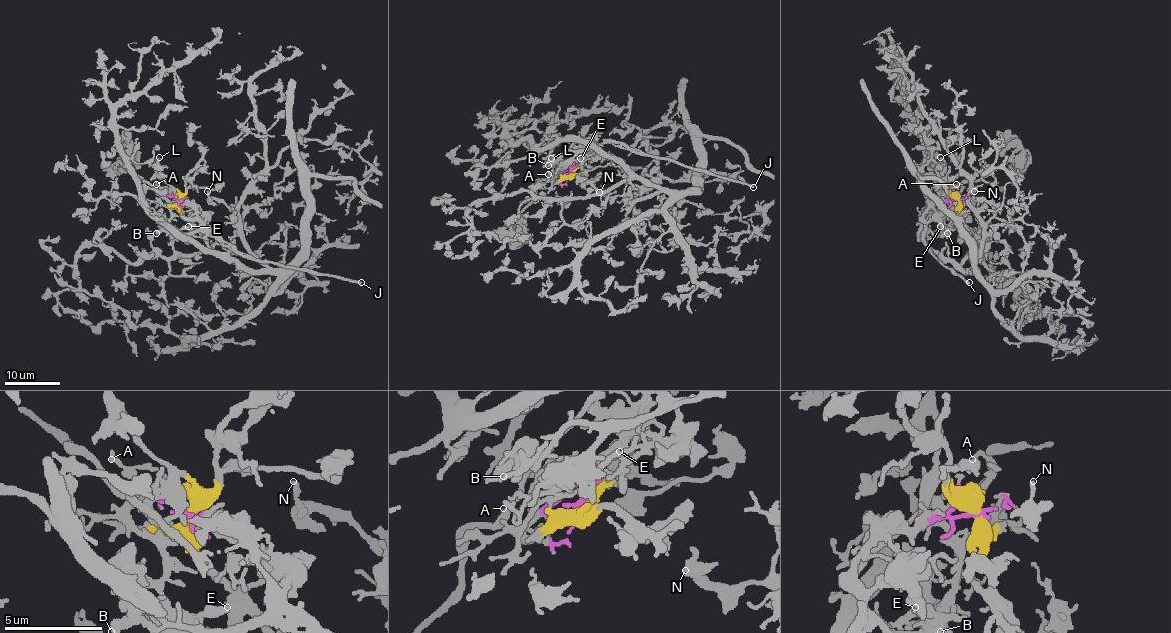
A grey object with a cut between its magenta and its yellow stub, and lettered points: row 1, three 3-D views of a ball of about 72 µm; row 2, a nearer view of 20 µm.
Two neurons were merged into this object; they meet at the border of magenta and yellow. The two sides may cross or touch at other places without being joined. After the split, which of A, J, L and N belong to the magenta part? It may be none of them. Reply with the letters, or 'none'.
A, J

